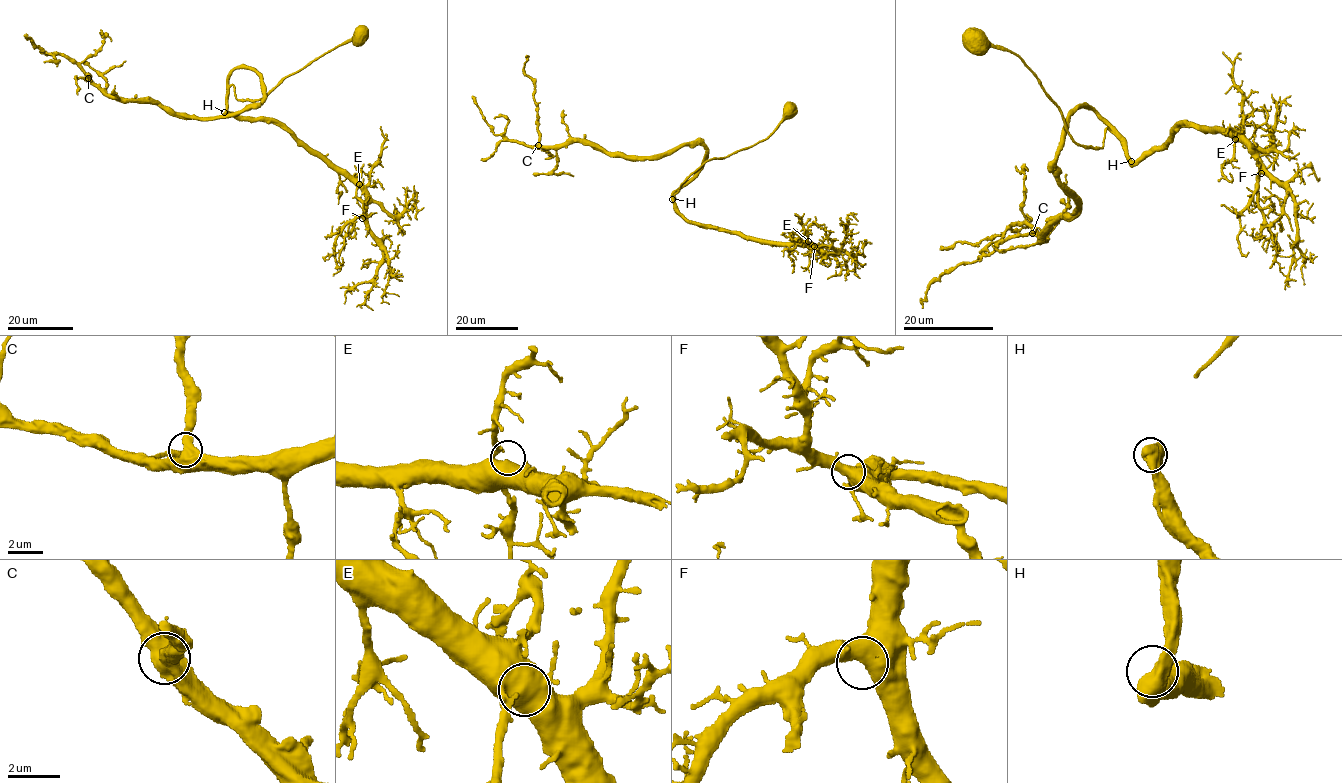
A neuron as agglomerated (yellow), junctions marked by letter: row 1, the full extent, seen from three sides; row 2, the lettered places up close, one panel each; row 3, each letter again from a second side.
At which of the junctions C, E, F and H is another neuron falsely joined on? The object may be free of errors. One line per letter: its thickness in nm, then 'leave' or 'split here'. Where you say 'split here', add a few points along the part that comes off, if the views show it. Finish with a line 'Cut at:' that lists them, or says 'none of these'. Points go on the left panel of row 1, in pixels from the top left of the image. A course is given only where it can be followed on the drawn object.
C: 650 nm thick; leave
E: 500 nm thick; leave
F: 600 nm thick; leave
H: 650 nm thick; leave
Cut at: none of these

